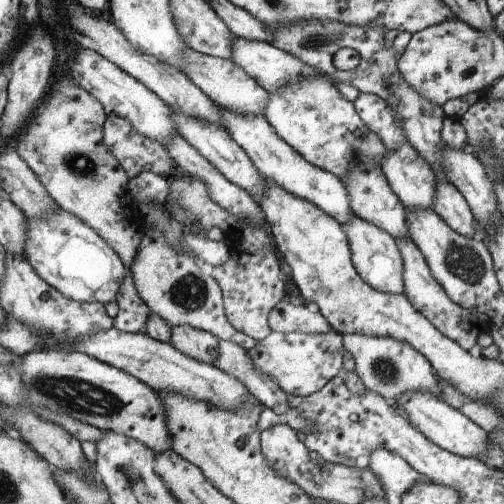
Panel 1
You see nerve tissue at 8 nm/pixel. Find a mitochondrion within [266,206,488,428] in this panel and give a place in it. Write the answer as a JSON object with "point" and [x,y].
{"point":[463,263]}

